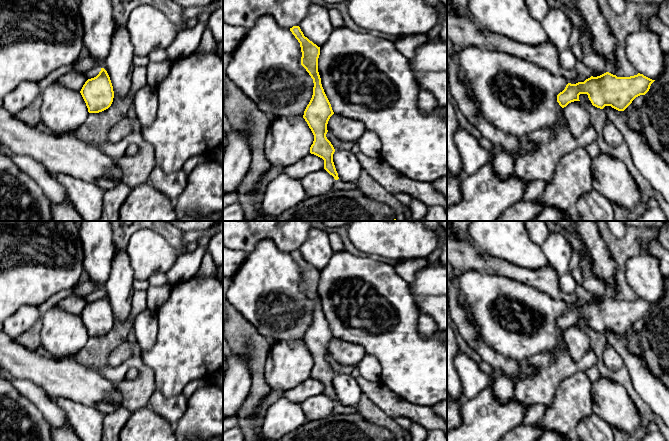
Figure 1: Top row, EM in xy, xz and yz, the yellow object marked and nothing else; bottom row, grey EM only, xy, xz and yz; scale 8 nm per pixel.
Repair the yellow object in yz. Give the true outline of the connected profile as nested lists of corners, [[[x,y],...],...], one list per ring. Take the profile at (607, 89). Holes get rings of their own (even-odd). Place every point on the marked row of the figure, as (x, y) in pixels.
[[[606,72],[597,77],[591,76],[584,82],[568,83],[557,95],[557,102],[564,108],[571,102],[580,101],[580,94],[587,94],[592,105],[597,108],[611,106],[624,111],[636,97],[645,95],[654,81],[640,73],[630,77],[617,77]]]

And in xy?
[[[101,68],[99,74],[88,79],[80,91],[89,113],[108,109],[114,98],[113,86],[107,71]]]

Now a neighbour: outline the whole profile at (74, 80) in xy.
[[[72,71],[61,76],[57,81],[59,84],[63,85],[68,89],[81,91],[83,85],[87,81],[87,78],[83,74],[83,72]]]

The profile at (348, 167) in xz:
[[[349,150],[335,151],[333,154],[333,162],[339,180],[346,183],[357,183],[363,169],[356,154]]]

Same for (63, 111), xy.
[[[58,81],[43,91],[37,82],[22,82],[2,99],[2,106],[16,116],[38,96],[42,98],[41,122],[54,135],[73,134],[87,119],[89,112],[80,91],[68,89]]]

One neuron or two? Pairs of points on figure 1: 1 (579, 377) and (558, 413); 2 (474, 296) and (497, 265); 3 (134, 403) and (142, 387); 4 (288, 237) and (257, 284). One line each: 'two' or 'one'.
1: one
2: two
3: one
4: two

